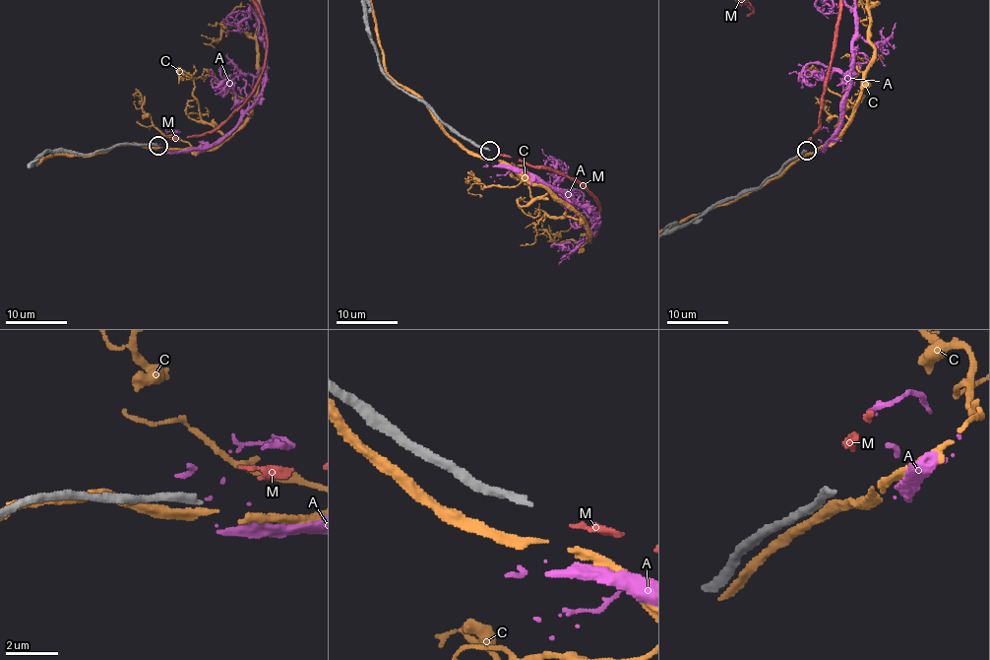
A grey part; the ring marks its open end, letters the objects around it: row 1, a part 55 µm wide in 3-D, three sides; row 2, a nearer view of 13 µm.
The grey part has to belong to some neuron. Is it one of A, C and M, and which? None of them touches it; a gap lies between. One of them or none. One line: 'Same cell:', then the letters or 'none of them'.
Same cell: none of them

